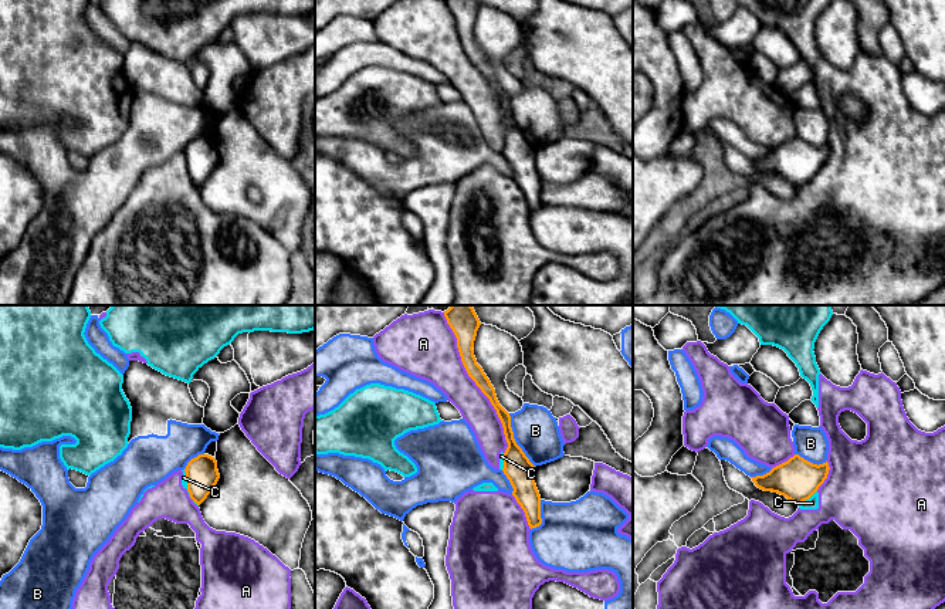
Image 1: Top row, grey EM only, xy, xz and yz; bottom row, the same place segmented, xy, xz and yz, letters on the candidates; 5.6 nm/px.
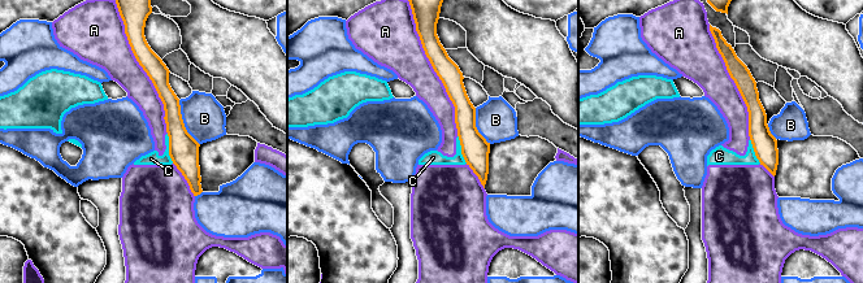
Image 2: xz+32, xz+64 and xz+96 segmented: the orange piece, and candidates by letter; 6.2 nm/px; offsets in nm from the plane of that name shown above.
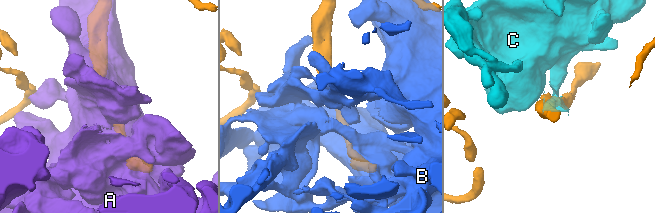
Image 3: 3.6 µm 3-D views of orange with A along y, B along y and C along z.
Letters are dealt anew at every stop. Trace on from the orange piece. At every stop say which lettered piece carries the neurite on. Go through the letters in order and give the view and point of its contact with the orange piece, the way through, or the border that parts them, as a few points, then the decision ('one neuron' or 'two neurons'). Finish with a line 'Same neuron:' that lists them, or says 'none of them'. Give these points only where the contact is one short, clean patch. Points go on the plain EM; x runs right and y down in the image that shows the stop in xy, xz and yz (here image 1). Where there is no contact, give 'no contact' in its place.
A: xz (477, 67) | two neurons
B: xz (514, 122) | two neurons
C: yz (806, 180) | along yz (816, 172), (798, 186) | two neurons
Same neuron: none of them

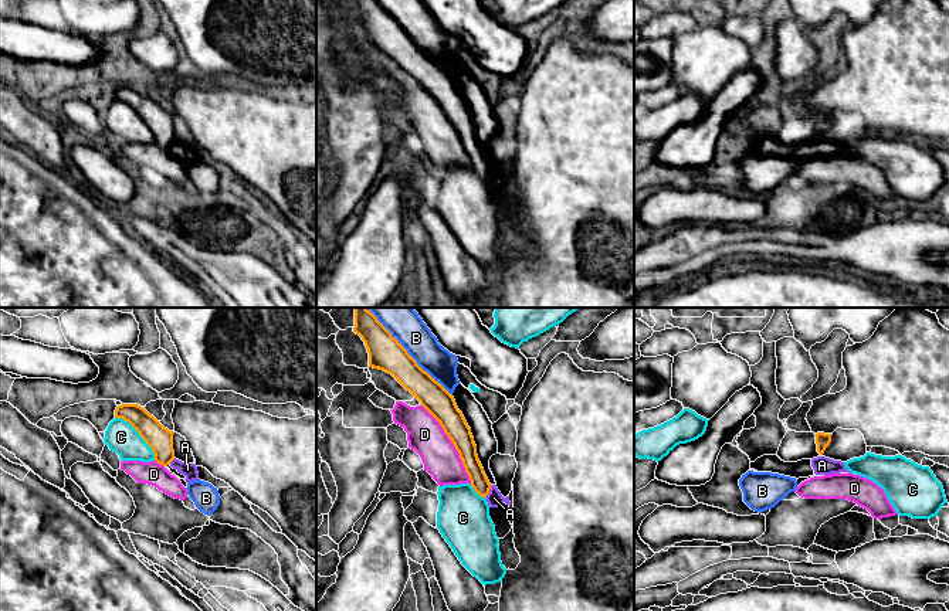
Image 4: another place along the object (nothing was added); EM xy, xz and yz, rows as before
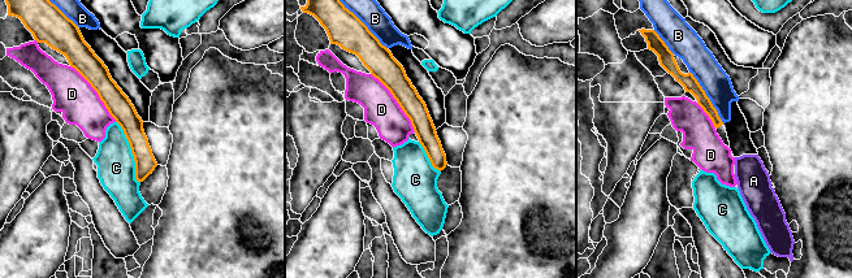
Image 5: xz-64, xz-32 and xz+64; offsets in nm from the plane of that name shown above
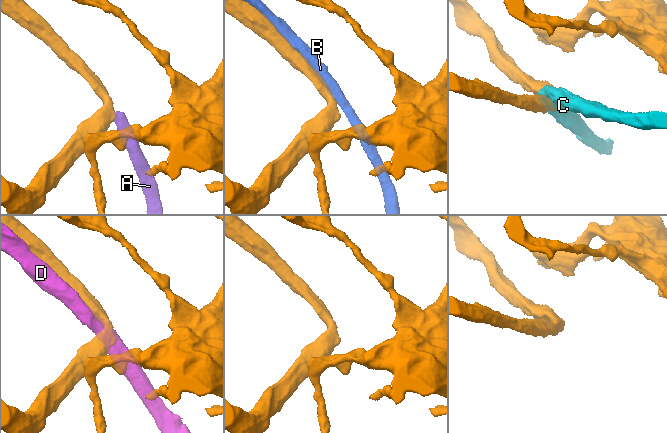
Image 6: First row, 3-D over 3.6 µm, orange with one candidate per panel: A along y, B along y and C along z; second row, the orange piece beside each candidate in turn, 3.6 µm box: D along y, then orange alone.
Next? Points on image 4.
A: xz (488, 175) | along xz (491, 167), (485, 180) | two neurons
B: xz (412, 40) | two neurons
C: xy (139, 116) | two neurons
D: xz (453, 125) | two neurons
Same neuron: none of them

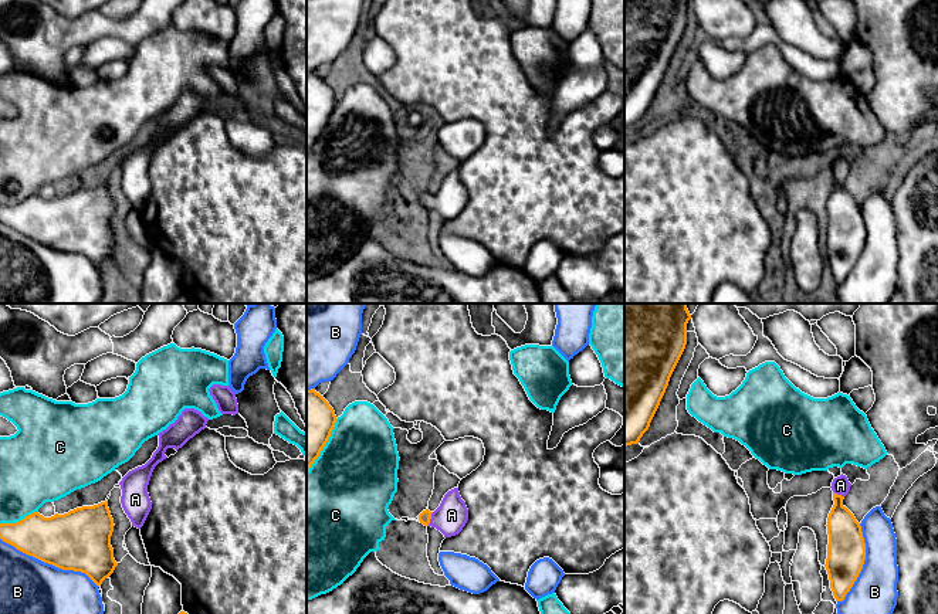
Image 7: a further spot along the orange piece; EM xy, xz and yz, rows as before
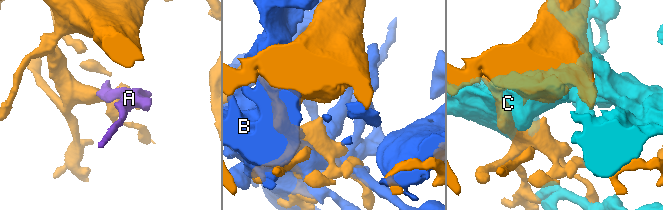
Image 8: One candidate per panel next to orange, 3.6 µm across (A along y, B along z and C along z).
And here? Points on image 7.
A: xz (430, 200) | across xz (425, 199), (430, 200), (449, 200), (451, 197) | one neuron
B: xy (50, 246) | two neurons
C: xy (20, 203) | two neurons
Same neuron: A

